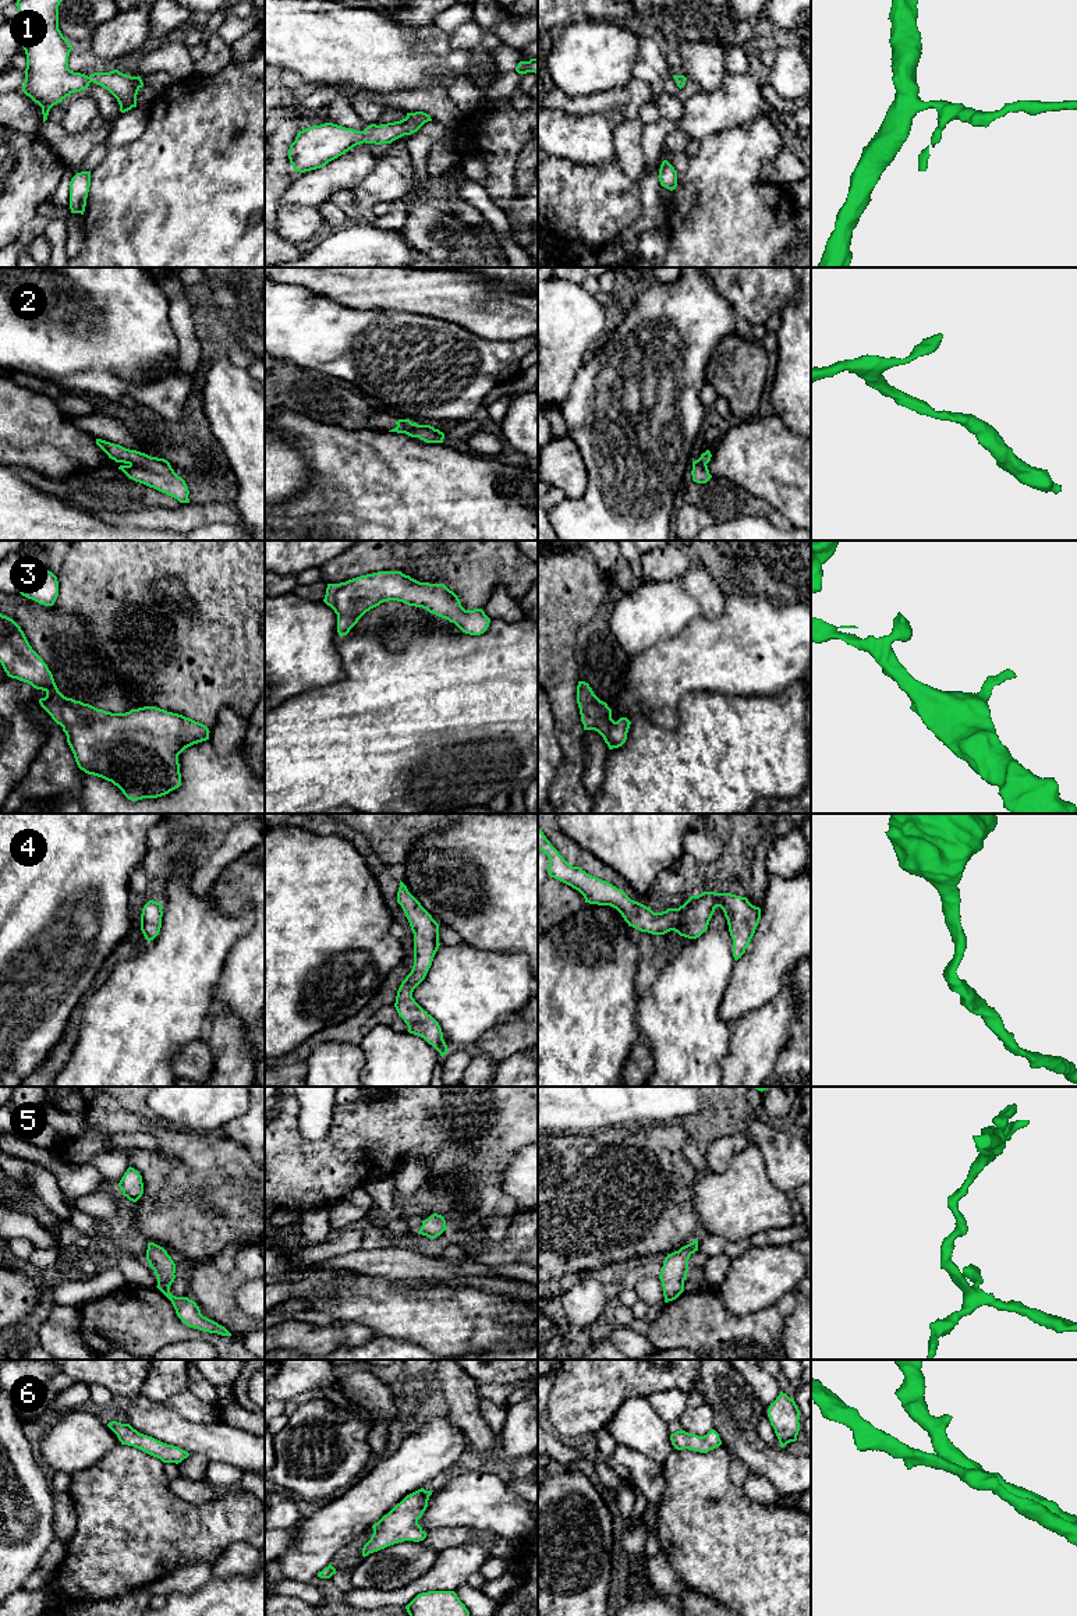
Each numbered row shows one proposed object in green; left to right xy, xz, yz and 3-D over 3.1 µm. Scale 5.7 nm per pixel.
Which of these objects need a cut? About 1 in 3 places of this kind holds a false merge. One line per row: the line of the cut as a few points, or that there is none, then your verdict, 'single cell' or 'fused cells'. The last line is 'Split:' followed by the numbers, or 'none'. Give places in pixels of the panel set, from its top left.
1: no cut; single cell
2: no cut; single cell
3: no cut; single cell
4: no cut; single cell
5: no cut; single cell
6: no cut; single cell
Split: none

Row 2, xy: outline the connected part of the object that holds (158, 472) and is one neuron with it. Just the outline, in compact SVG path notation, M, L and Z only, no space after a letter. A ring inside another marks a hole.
M96 439L96 444L109 458L121 464L118 469L130 479L166 493L180 503L189 503L185 481L174 472L167 460L150 457L102 439Z

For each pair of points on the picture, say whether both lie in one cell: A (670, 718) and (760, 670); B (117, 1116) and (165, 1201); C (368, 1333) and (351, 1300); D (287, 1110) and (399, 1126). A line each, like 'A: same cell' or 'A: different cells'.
A: same cell
B: same cell
C: different cells
D: same cell

